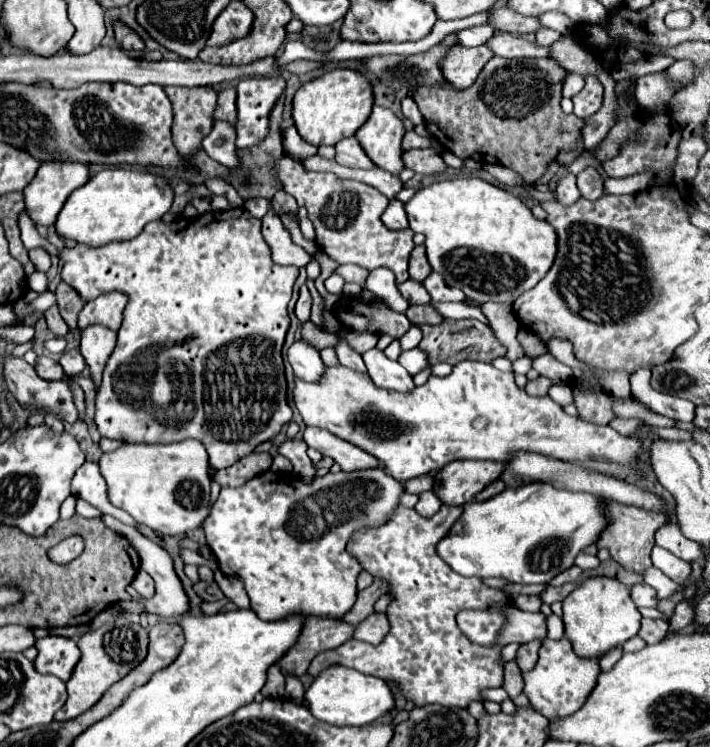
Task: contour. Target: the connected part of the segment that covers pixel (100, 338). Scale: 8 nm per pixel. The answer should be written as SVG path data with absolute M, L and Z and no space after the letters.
M90 325L82 331L82 343L80 351L86 359L86 365L90 369L90 377L94 385L98 387L102 369L106 367L106 361L116 345L116 333L102 327L102 325Z

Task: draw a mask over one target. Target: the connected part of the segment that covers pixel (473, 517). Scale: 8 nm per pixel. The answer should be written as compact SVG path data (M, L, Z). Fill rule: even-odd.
M530 483L518 489L506 487L488 501L470 501L462 505L462 515L446 537L436 545L438 555L460 575L466 577L500 577L510 583L550 583L552 577L568 569L580 549L596 543L600 531L606 527L602 499L590 493L574 493L554 489L550 483Z

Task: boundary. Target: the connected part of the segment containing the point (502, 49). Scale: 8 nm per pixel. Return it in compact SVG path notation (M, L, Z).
M496 33L486 45L500 57L548 57L548 47L538 47L526 39L520 39L512 33Z

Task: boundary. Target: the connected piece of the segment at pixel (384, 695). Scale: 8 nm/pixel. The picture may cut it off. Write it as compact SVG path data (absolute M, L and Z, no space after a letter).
M334 665L334 667L324 669L314 679L314 683L306 689L304 697L308 699L310 713L316 719L326 721L330 725L338 725L338 727L368 725L394 709L394 695L382 679L372 677L372 675L364 675L356 669L342 667L342 665Z

